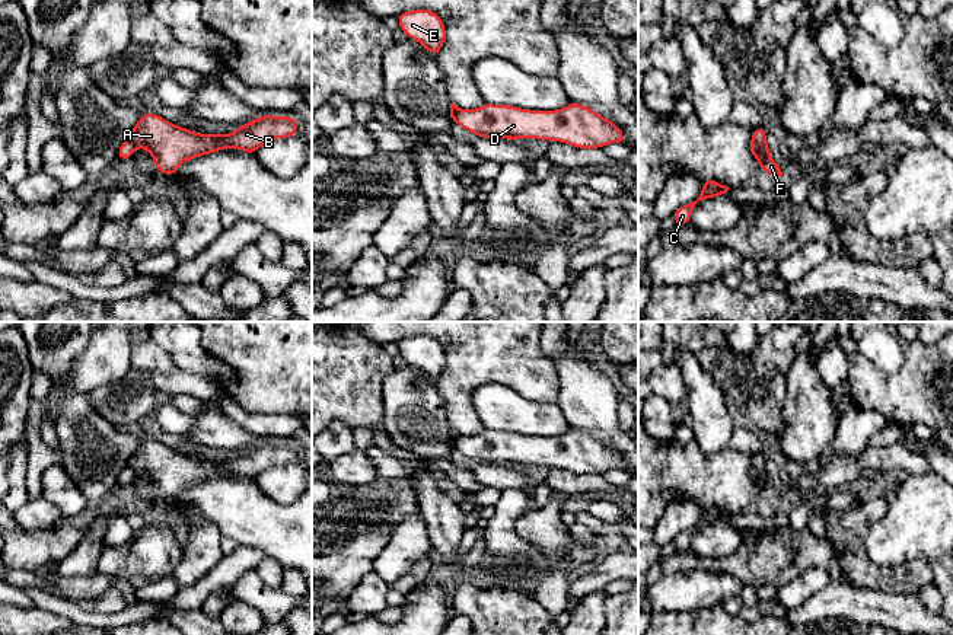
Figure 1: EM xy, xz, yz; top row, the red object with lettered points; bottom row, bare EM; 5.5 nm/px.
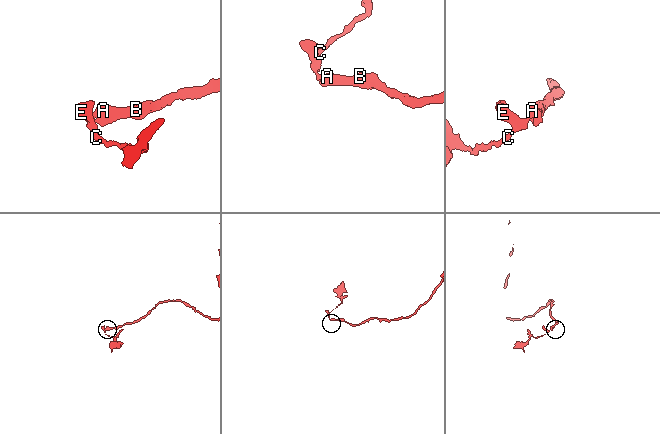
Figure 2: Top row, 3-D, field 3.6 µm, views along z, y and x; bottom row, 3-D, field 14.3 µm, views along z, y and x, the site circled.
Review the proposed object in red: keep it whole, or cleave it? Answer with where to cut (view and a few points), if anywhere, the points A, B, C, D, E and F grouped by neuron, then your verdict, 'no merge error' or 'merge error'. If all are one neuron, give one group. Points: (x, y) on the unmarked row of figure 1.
yz (751, 466), (758, 475), (758, 485) | A B D F / C E | merge error

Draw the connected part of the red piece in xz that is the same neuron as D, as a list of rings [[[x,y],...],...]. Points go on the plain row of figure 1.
[[[485,428],[478,435],[459,435],[453,447],[481,465],[536,465],[561,468],[577,475],[627,469],[625,460],[613,447],[576,428],[555,437],[530,437]]]

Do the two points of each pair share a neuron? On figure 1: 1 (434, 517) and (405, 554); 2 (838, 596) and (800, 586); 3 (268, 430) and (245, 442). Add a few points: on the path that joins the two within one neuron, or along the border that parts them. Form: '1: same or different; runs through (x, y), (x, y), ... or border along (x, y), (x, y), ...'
1: different; border along (421, 516), (432, 548)
2: different; border along (831, 580), (810, 596), (789, 608)
3: different; border along (228, 417), (261, 440)

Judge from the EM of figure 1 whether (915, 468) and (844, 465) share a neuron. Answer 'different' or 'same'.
same

